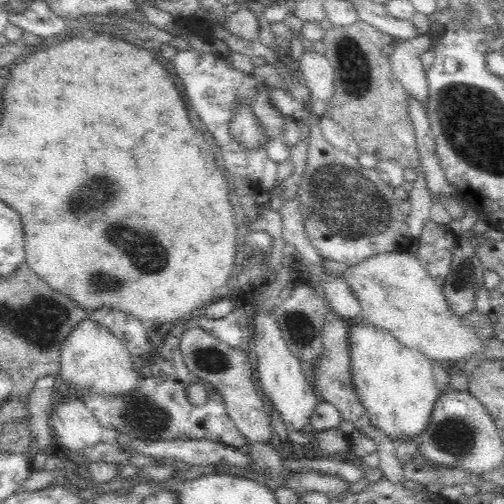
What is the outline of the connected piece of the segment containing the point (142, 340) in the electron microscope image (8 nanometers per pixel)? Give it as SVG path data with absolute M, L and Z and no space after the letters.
M105 307L90 313L89 318L105 326L114 336L117 336L126 350L137 360L141 360L152 352L153 348L148 342L144 324L128 313Z

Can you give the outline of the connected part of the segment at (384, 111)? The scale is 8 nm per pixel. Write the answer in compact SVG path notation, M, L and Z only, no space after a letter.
M361 20L348 26L331 26L324 30L323 44L325 57L334 67L334 94L328 100L328 108L324 115L339 124L358 145L361 152L372 154L376 160L394 160L403 169L416 169L420 166L421 158L417 151L414 127L408 116L406 94L399 80L394 76L390 59L382 50L386 45L393 44L394 37L370 26Z

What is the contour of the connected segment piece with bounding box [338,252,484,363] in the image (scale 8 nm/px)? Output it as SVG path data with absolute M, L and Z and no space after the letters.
M412 252L378 254L338 274L352 288L361 305L363 321L383 328L409 349L418 349L431 361L468 360L484 350L472 326L462 322L446 303L443 290L418 263Z

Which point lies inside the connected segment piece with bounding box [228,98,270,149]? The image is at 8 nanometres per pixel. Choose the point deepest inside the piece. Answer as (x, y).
(245, 127)

